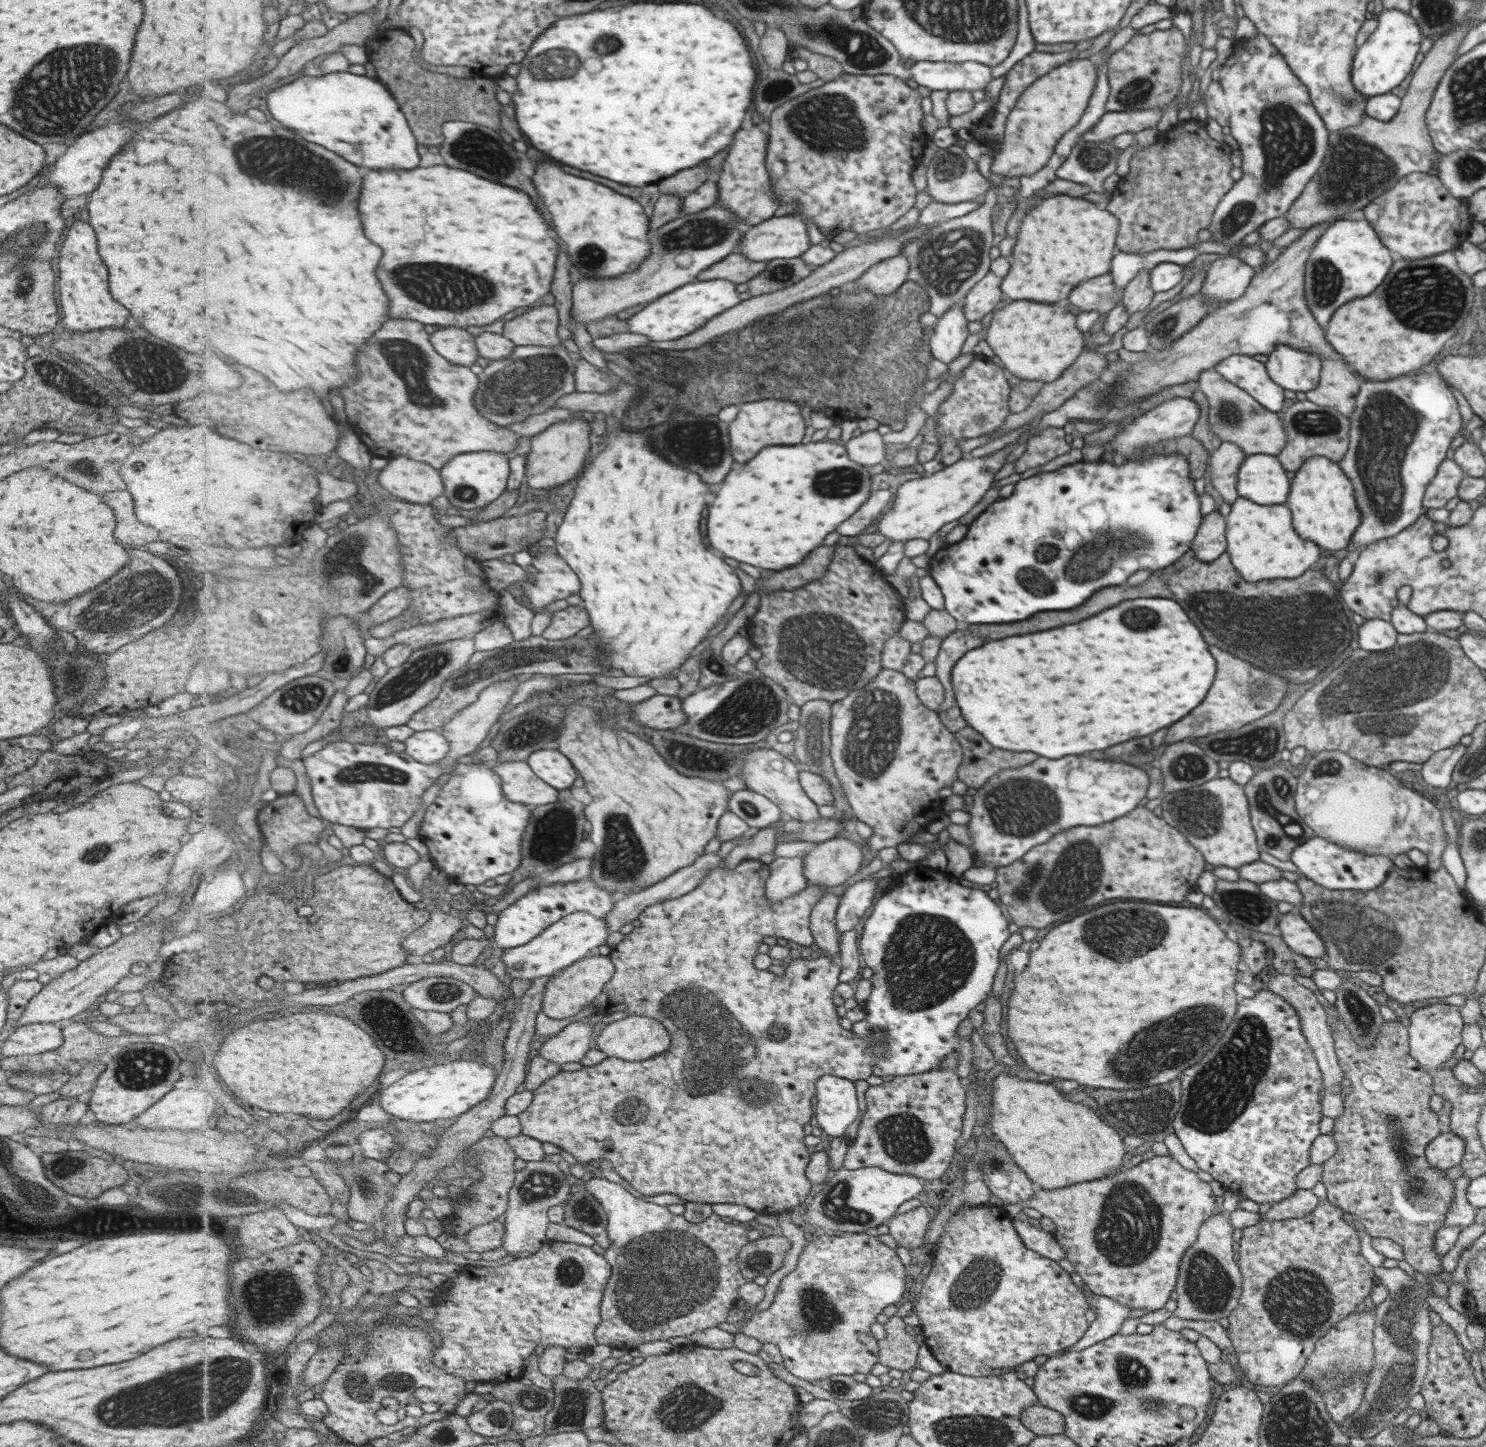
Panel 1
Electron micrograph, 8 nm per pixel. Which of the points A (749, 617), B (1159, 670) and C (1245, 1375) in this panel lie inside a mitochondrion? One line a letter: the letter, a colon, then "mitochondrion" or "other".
A: other
B: other
C: other

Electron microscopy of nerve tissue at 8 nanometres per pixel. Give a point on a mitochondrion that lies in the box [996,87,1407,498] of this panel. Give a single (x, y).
(1361, 169)

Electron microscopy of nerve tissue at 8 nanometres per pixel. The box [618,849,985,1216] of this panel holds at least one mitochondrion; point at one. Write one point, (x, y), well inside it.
(729, 1061)

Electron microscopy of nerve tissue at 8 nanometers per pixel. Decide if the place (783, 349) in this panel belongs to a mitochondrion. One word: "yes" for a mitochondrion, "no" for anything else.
yes

